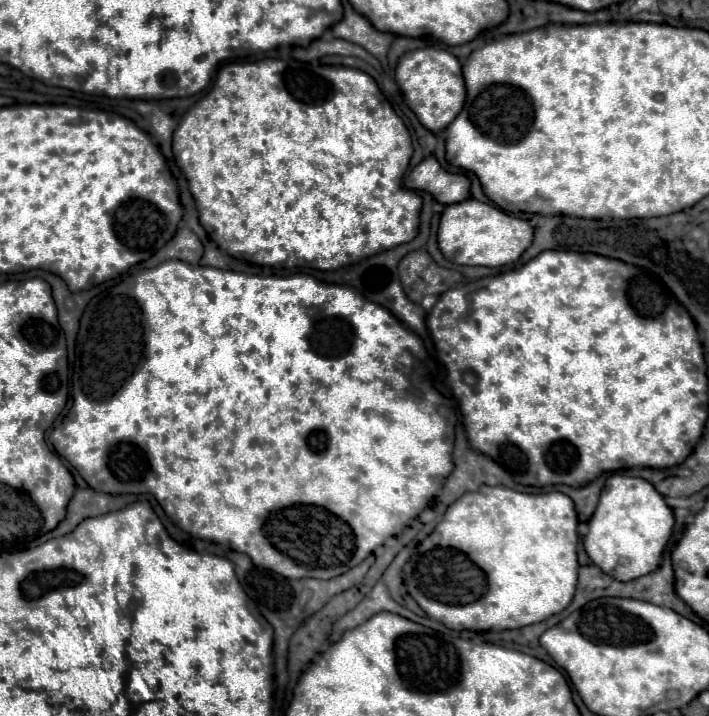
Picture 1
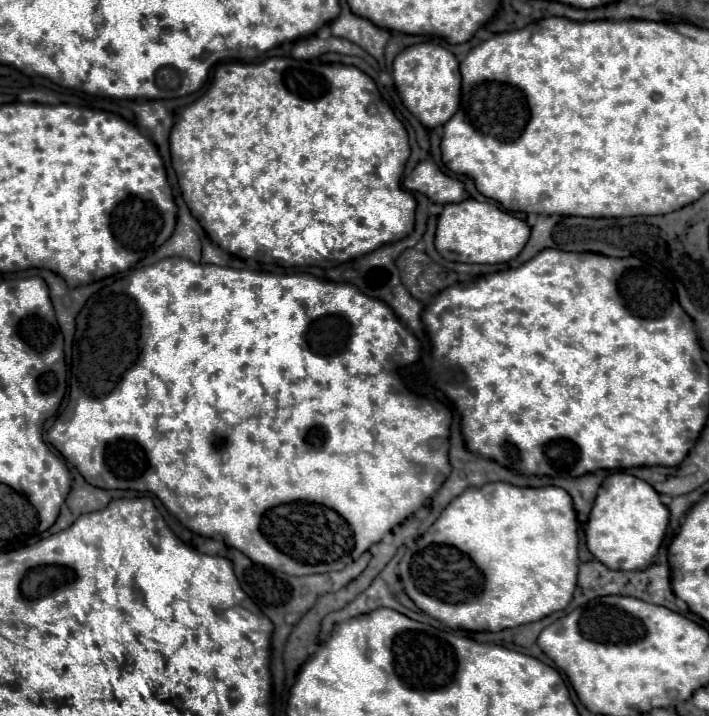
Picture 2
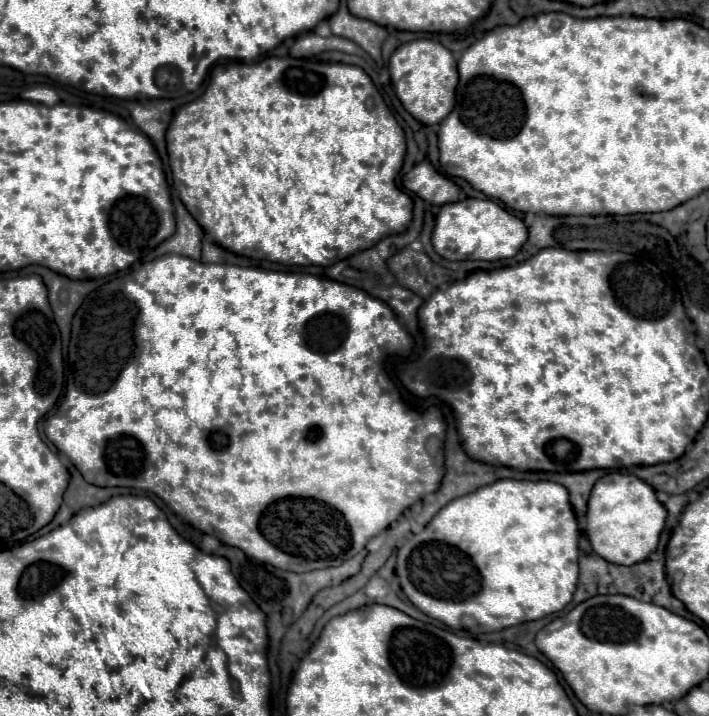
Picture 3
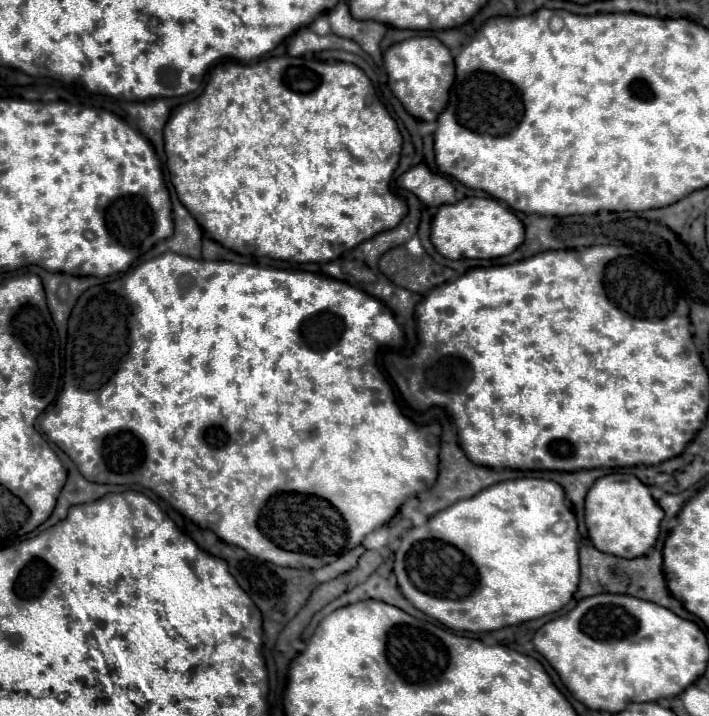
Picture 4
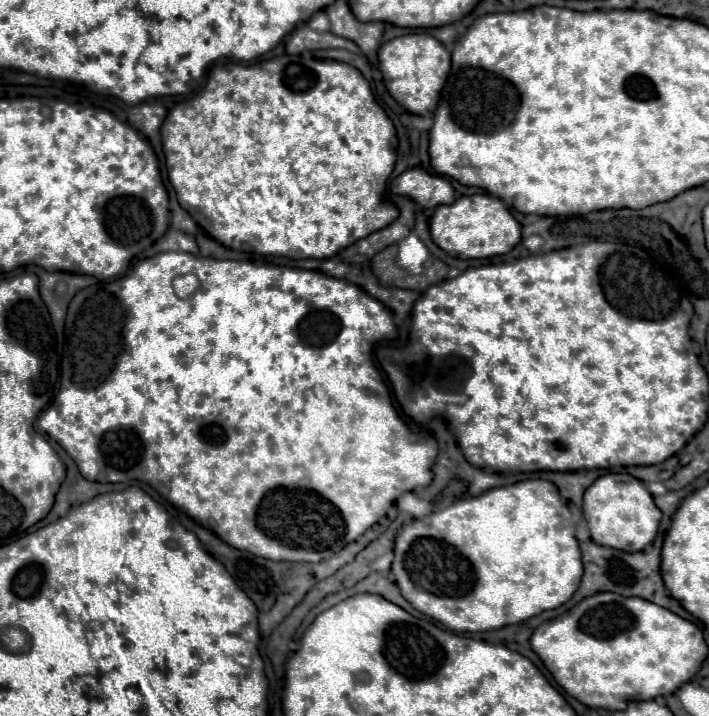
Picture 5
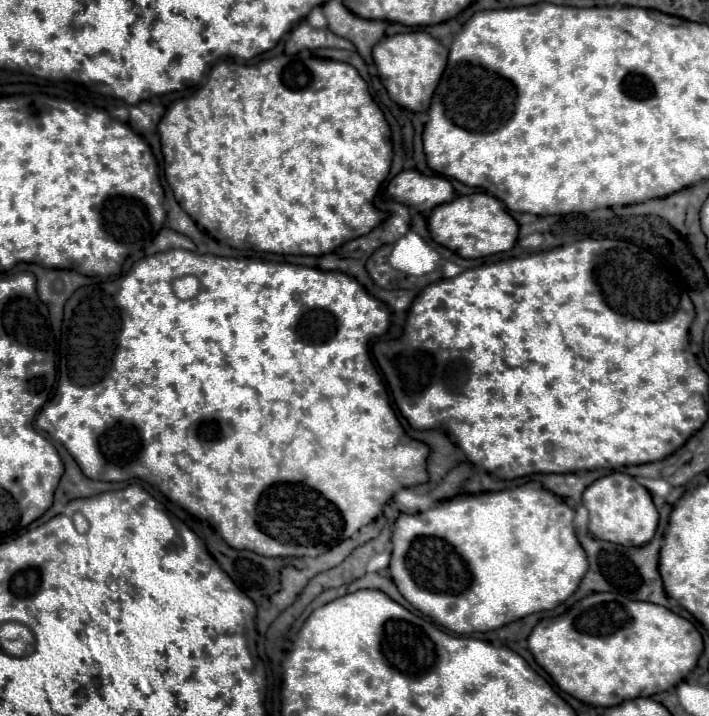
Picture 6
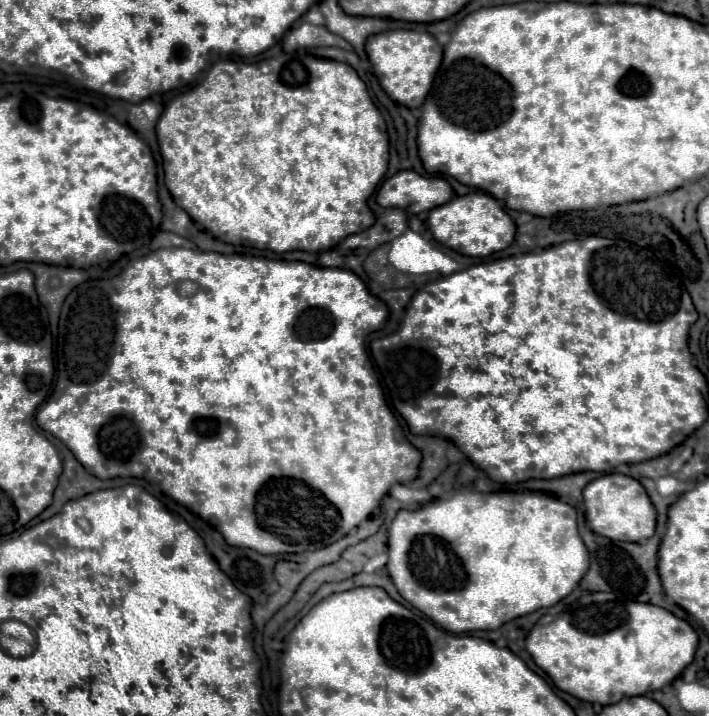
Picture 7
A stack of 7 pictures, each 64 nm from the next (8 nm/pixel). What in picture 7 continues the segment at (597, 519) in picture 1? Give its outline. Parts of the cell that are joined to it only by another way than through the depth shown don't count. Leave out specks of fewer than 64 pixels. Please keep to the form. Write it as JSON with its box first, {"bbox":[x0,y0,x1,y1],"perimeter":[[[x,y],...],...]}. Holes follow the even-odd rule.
{"bbox":[584,474,656,542],"perimeter":[[[604,474],[592,480],[584,488],[584,506],[586,506],[586,520],[590,530],[610,540],[624,540],[624,542],[640,542],[650,538],[656,528],[656,510],[644,490],[644,486],[626,476],[626,474]]]}

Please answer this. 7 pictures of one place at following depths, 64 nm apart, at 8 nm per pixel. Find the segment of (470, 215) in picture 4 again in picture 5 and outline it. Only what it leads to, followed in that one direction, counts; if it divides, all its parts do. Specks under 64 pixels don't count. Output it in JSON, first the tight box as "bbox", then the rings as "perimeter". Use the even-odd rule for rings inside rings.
{"bbox":[430,194,522,258],"perimeter":[[[490,194],[462,196],[454,204],[436,208],[430,220],[432,240],[456,258],[488,258],[510,252],[522,238],[520,224],[514,220],[510,210],[500,198]]]}

